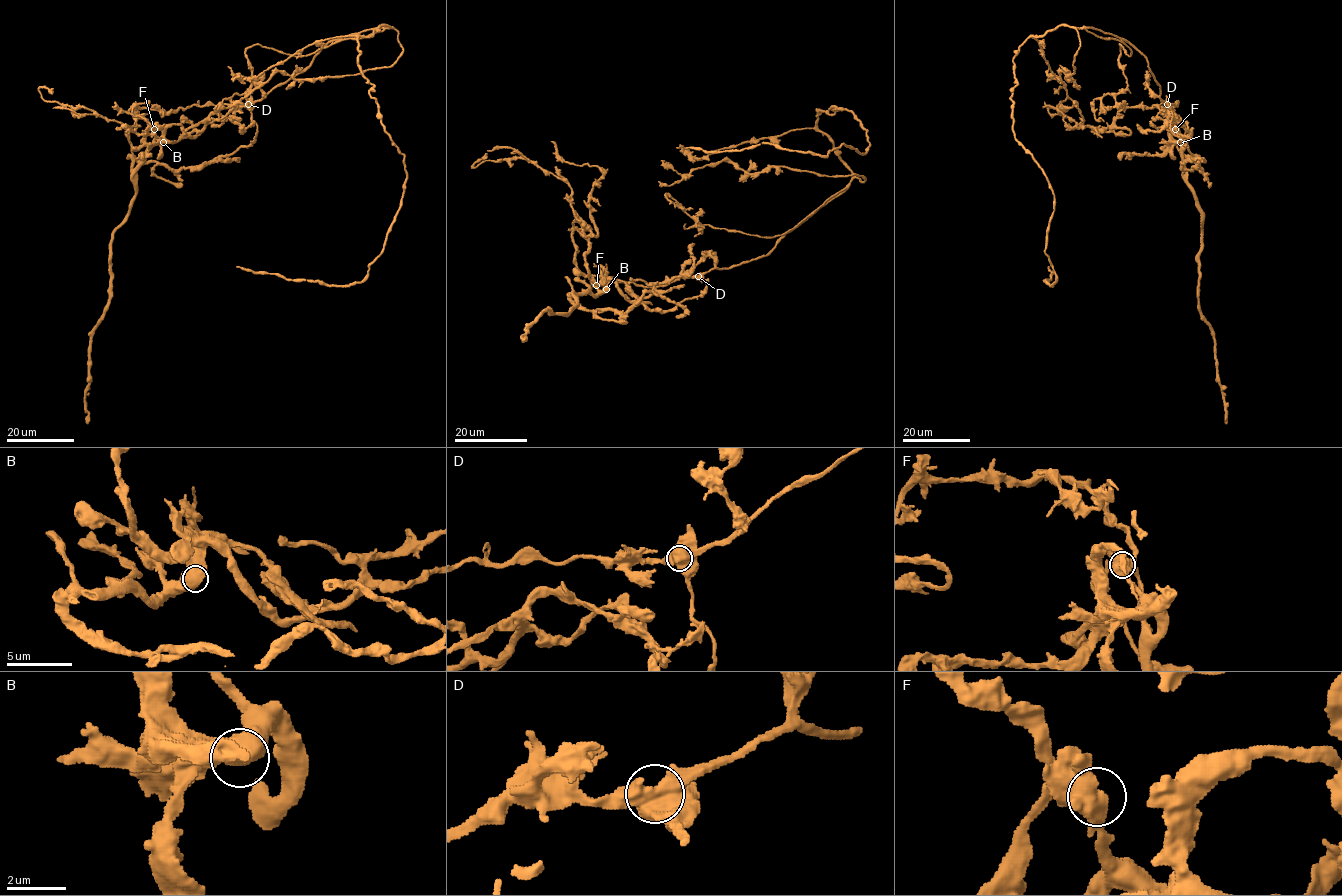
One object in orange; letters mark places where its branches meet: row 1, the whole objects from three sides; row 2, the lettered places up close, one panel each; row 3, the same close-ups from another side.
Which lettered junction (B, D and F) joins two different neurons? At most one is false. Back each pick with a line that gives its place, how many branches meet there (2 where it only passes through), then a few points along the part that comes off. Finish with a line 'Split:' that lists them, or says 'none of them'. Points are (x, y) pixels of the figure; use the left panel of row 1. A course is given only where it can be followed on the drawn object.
D: at (248, 104); 2 branches meet; foreign part runs (248, 104), (330, 41), (390, 28), (359, 36), (358, 67), (406, 177), (361, 282), (237, 266)
Split: D

